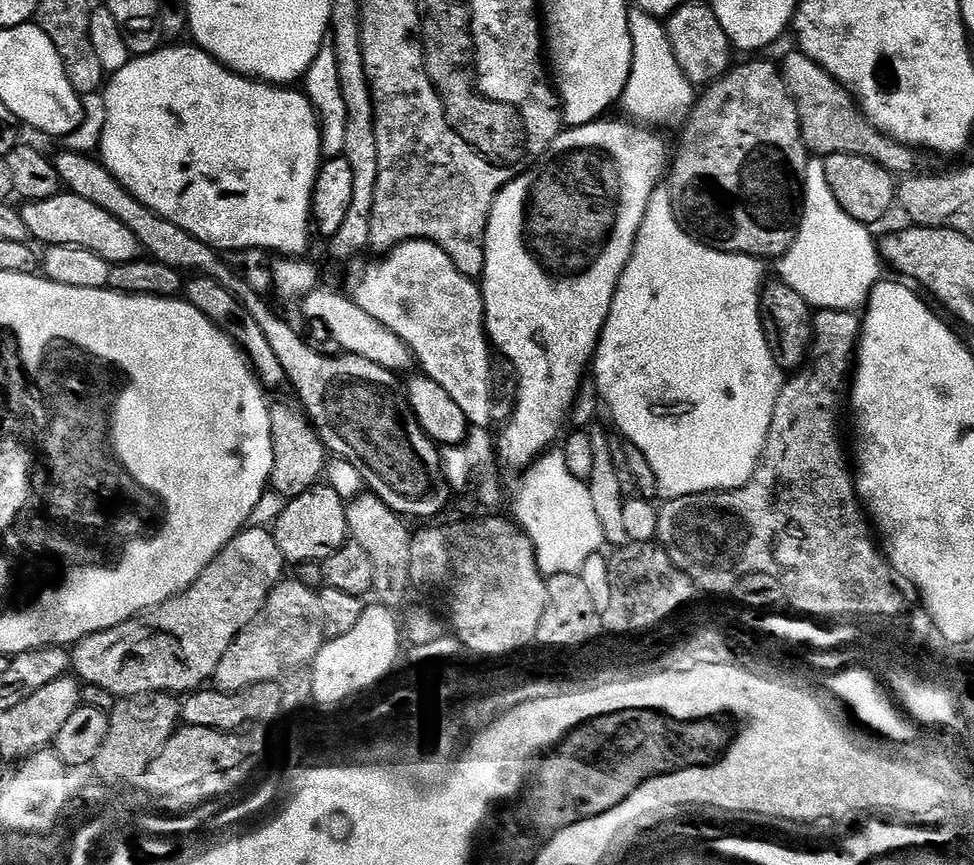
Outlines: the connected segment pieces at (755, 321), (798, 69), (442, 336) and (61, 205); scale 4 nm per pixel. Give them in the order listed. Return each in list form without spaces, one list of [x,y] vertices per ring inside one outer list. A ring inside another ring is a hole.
[[[667,187],[656,188],[654,194],[650,194],[650,206],[646,206],[646,218],[642,218],[632,260],[618,282],[610,314],[606,318],[606,326],[600,335],[599,344],[596,345],[594,383],[603,407],[606,412],[608,408],[613,422],[616,423],[615,431],[627,443],[638,446],[638,450],[646,454],[646,462],[650,462],[650,470],[654,470],[654,478],[658,478],[661,497],[673,500],[693,496],[699,492],[731,492],[732,489],[750,482],[750,478],[756,473],[770,430],[770,422],[774,418],[774,402],[778,402],[780,388],[786,383],[779,366],[774,362],[774,354],[770,354],[769,335],[760,314],[760,293],[766,283],[764,268],[765,261],[758,260],[755,256],[719,252],[701,244],[696,237],[688,235],[683,226],[676,221],[672,209],[672,196]]]
[[[799,50],[790,53],[782,62],[782,71],[788,93],[796,103],[802,138],[809,153],[820,158],[830,154],[858,154],[870,158],[870,162],[878,162],[878,166],[893,174],[908,174],[915,169],[912,167],[916,164],[917,153],[889,136],[883,136],[864,117],[851,94],[806,53]]]
[[[408,240],[393,252],[372,259],[376,260],[360,258],[351,265],[350,299],[406,342],[418,368],[420,364],[419,371],[458,402],[469,425],[491,429],[494,352],[484,330],[481,285],[462,274],[450,254],[429,240]]]
[[[61,194],[45,200],[29,200],[23,207],[19,209],[19,214],[26,224],[28,235],[33,241],[41,240],[41,245],[78,246],[82,250],[98,254],[98,258],[111,265],[141,259],[142,245],[134,230],[130,230],[130,226],[125,226],[123,222],[118,222],[114,214],[106,214],[102,206],[86,202],[86,198]]]

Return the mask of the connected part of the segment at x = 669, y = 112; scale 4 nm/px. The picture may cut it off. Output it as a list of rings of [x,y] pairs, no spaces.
[[[633,7],[628,14],[628,29],[632,35],[632,69],[622,97],[623,115],[641,126],[687,121],[694,103],[694,86],[682,74],[678,58],[674,58],[667,27],[657,17]]]

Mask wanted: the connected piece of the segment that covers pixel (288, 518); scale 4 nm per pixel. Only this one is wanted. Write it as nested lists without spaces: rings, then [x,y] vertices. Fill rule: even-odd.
[[[317,486],[298,498],[287,501],[284,509],[274,521],[274,535],[278,550],[282,550],[285,561],[292,564],[322,562],[330,554],[349,543],[346,522],[346,501],[329,486]]]

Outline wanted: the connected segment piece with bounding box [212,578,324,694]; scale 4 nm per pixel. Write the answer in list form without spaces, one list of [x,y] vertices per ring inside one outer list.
[[[281,579],[280,583],[273,588],[268,601],[262,606],[262,610],[250,622],[250,626],[243,628],[234,638],[230,650],[222,654],[222,660],[218,662],[212,682],[215,689],[226,694],[241,692],[252,688],[256,684],[271,685],[272,680],[283,681],[289,672],[311,665],[316,658],[316,652],[324,643],[321,627],[314,626],[313,607],[314,592],[308,589],[300,580]]]

